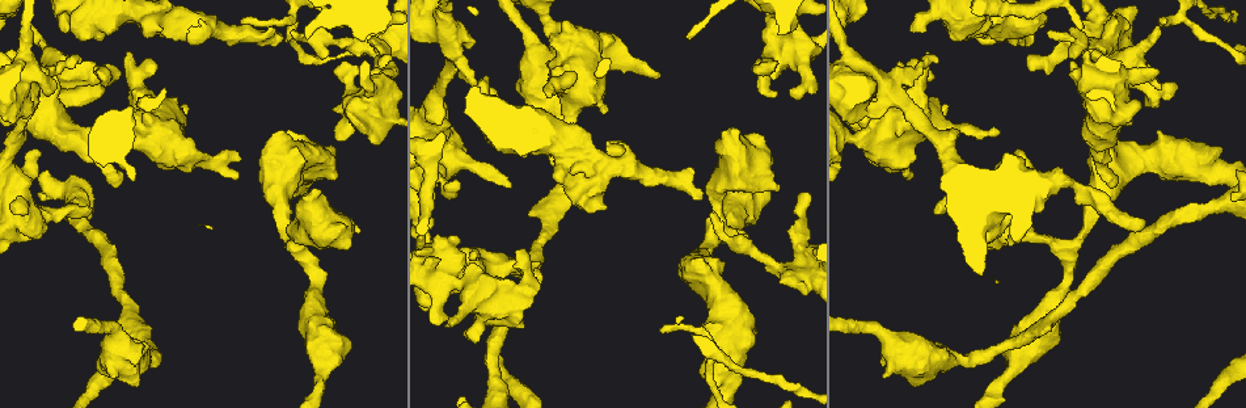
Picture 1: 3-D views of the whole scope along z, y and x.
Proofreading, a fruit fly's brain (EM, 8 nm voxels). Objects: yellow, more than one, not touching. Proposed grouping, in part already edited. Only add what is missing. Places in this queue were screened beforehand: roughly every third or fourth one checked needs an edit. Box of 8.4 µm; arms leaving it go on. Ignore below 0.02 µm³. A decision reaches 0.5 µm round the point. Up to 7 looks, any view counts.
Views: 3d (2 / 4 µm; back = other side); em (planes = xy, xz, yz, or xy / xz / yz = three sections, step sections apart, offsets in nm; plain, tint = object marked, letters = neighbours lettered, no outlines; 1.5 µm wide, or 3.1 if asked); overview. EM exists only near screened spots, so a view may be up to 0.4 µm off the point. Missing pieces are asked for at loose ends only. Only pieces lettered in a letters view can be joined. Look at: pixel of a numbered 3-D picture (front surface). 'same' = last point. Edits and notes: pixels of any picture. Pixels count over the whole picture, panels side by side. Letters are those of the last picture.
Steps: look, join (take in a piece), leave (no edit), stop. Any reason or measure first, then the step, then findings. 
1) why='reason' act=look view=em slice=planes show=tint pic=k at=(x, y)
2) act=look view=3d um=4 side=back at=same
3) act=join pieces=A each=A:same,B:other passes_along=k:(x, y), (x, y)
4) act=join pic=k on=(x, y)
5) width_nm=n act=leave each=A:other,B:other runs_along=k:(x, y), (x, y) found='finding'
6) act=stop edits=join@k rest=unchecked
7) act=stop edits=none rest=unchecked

act=look view=em slice=yz step=8 show=tint pic=1 at=(1157, 25)

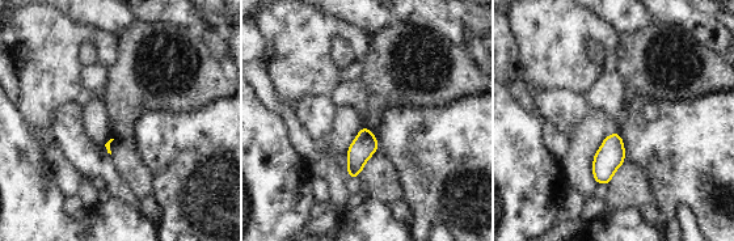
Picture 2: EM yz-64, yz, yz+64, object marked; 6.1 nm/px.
act=look view=em slice=xy step=8 show=letters at=same

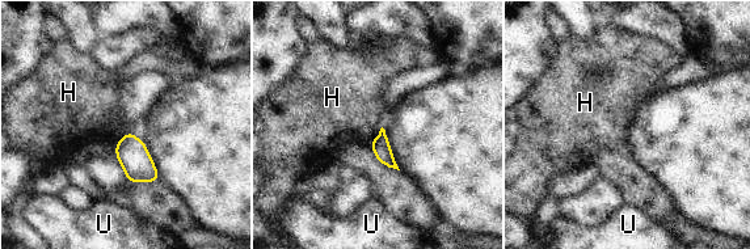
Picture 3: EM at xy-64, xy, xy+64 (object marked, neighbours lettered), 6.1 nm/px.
act=leave each=H:other,U:other border=3:(382, 126), (369, 143) found='no lettered piece goes on from it'

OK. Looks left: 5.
why='branch stops here' act=look view=em slice=xz step=4 show=tint pic=1 at=(509, 187)

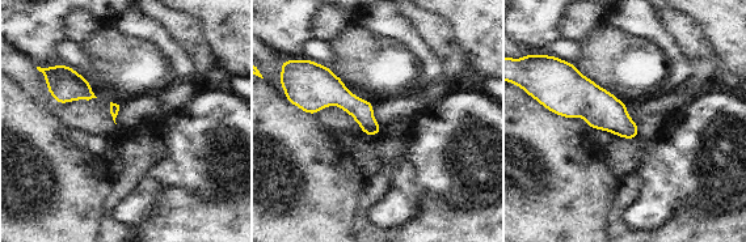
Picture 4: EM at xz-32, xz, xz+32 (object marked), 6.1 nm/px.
why='what lies round it' act=look view=em slice=xz step=4 show=letters at=same

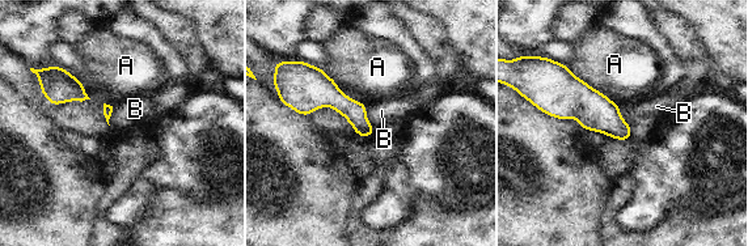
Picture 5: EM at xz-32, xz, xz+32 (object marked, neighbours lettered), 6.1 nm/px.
act=leave each=A:other,B:other found='none of them fits'

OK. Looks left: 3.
why='an open end' act=look view=em slice=planes show=letters pic=1 at=(237, 159)

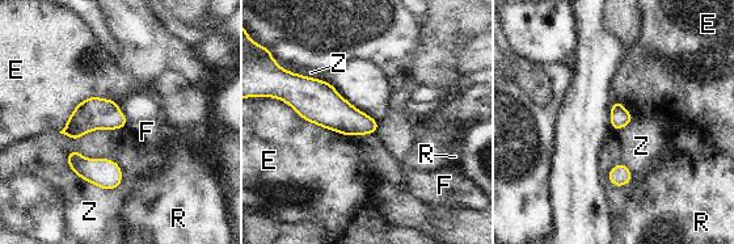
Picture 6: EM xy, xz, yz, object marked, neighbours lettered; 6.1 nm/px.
act=leave each=E:other,F:other,R:other,Z:other found='no lettered piece goes on from it'

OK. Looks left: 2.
act=stop edits=none rest=unchecked

